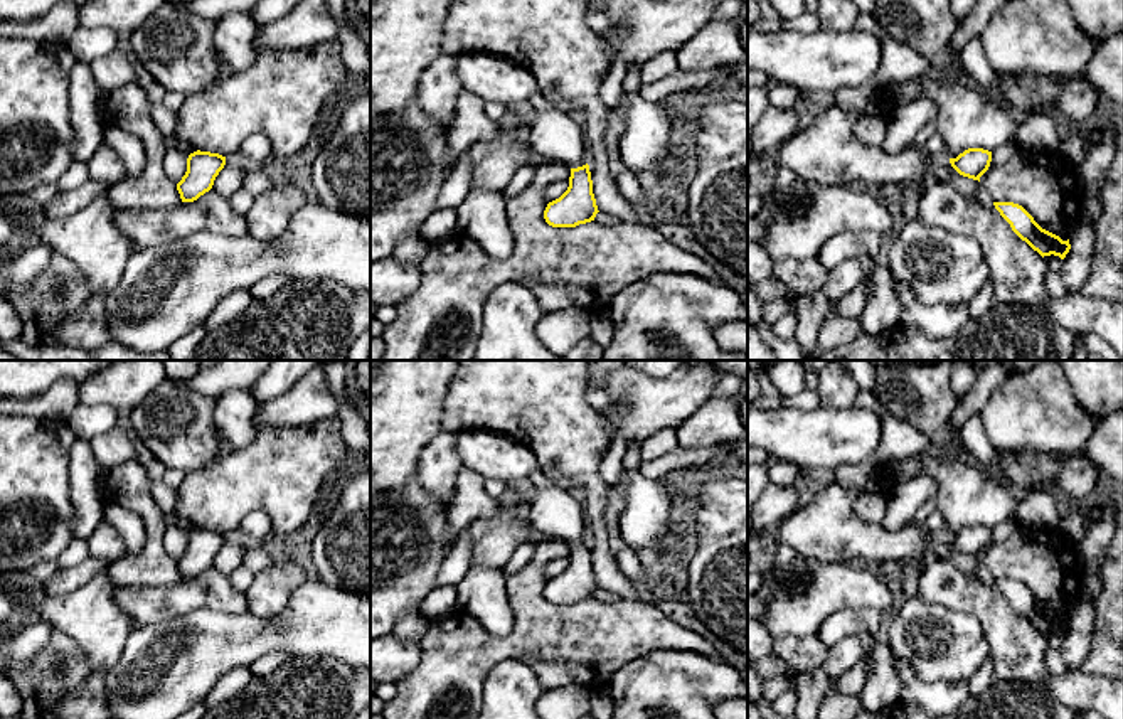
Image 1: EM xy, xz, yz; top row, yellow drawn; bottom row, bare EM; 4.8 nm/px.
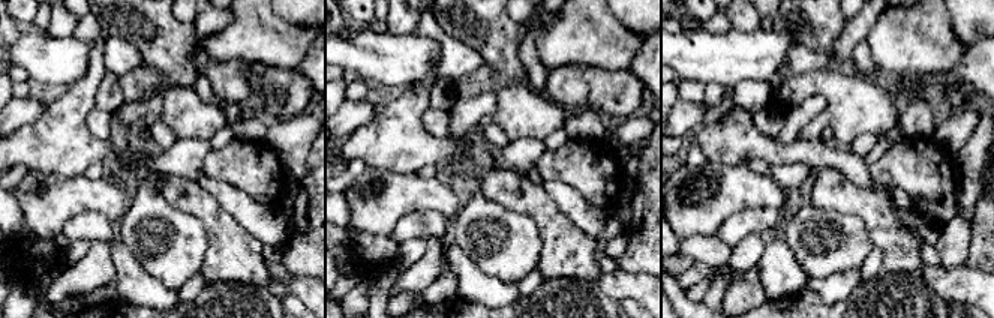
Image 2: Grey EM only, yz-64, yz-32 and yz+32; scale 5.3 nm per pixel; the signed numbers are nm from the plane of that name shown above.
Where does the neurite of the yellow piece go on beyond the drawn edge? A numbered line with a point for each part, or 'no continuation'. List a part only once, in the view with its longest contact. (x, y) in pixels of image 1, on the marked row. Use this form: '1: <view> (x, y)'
1: xz (554, 135)

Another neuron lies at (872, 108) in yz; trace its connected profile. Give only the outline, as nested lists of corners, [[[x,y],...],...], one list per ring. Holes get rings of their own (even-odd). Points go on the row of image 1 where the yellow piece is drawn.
[[[874,88],[874,91],[869,94],[867,104],[864,108],[864,115],[867,116],[889,116],[889,109],[881,104],[879,101],[879,89]]]

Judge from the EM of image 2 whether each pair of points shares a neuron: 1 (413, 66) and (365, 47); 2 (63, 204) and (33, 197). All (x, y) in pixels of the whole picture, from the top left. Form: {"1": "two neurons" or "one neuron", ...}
{"1": "one neuron", "2": "one neuron"}

